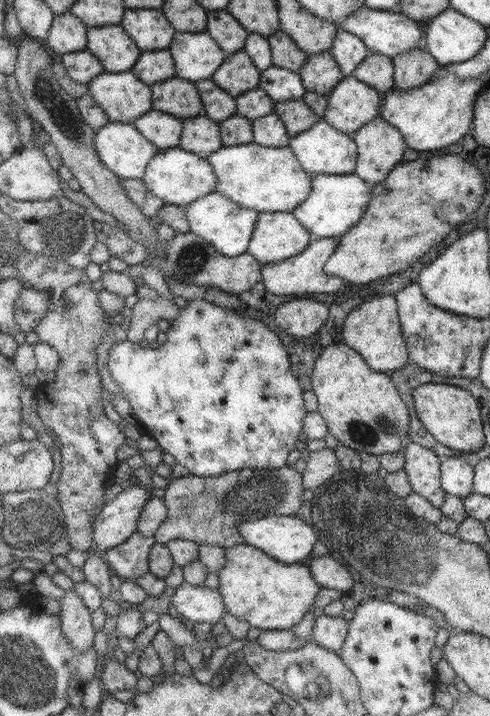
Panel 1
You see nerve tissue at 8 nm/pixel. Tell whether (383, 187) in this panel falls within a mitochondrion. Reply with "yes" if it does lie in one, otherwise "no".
no

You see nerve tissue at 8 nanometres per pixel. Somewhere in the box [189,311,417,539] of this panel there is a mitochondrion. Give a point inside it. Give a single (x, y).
(256, 493)

